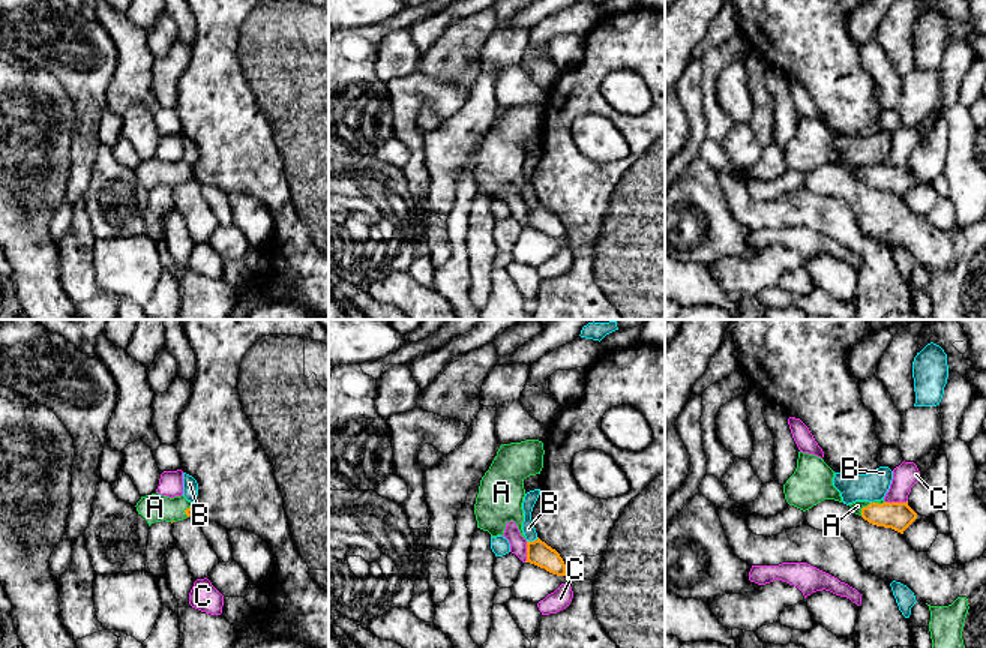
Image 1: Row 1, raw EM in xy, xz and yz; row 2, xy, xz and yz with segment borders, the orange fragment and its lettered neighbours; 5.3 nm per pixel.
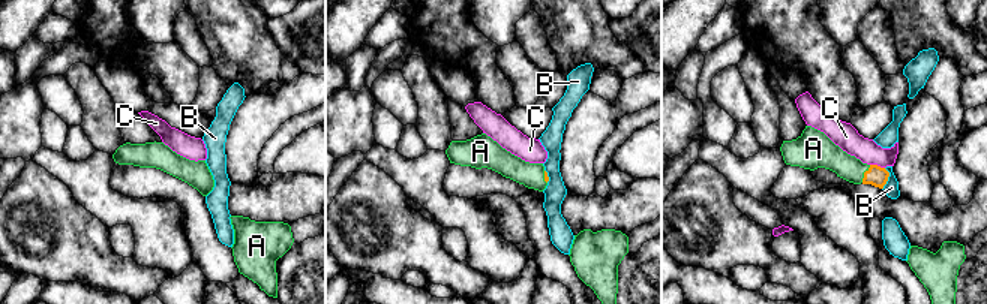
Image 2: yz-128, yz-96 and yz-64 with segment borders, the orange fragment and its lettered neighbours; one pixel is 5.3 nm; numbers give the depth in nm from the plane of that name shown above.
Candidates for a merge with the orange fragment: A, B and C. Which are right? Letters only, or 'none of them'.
A

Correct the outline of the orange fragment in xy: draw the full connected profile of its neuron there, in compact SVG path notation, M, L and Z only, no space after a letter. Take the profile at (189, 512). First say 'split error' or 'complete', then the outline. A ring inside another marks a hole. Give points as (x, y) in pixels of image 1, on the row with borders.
split error; M156 492L141 496L135 507L138 514L147 520L149 526L161 520L183 520L194 514L192 502L183 495L170 498Z

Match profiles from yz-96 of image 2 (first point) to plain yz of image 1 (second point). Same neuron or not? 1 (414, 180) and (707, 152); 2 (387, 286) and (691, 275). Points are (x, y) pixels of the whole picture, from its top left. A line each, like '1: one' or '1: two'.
1: one
2: one

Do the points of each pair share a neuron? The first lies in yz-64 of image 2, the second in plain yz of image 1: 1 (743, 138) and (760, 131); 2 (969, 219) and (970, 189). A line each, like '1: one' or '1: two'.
1: two
2: two

